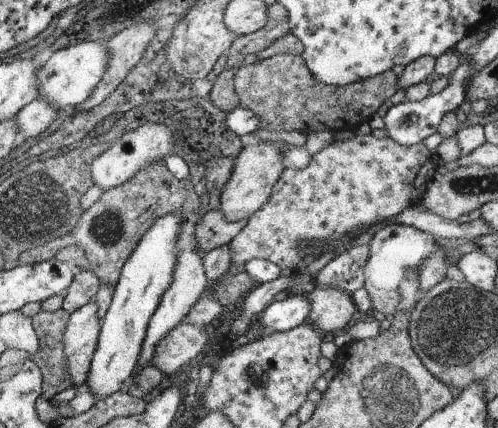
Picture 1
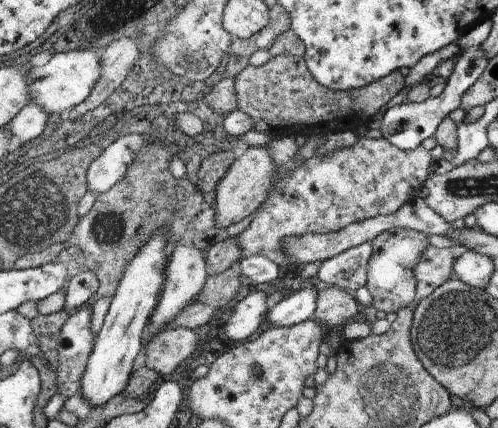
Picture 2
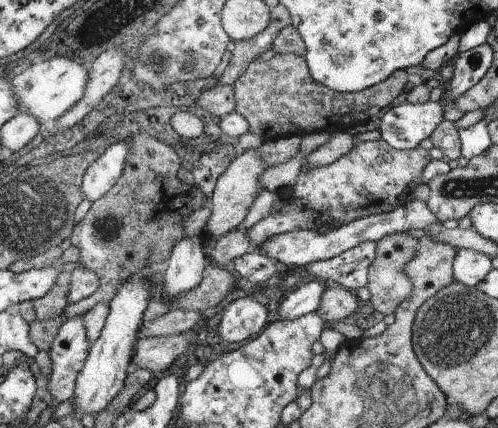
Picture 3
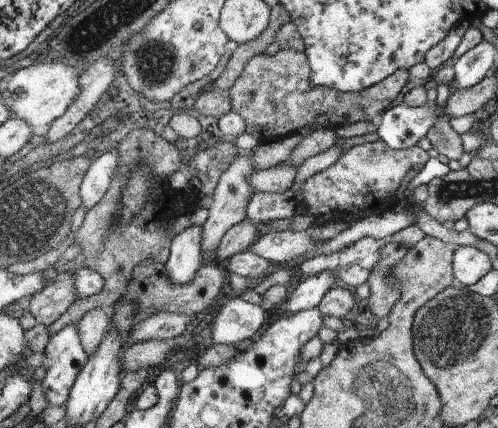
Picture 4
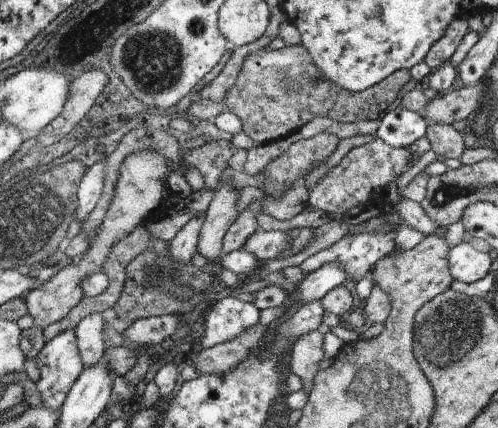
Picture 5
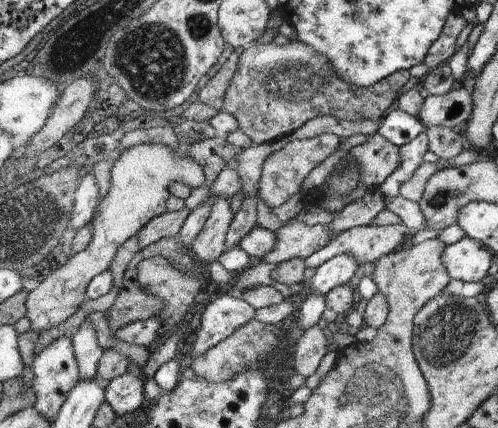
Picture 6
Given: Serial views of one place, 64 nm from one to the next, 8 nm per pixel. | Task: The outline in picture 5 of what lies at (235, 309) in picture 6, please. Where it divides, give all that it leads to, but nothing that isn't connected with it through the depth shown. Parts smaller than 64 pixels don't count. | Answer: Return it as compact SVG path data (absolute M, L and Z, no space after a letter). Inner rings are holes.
M231 296L217 300L205 316L203 338L197 340L201 344L201 350L229 342L249 326L259 324L259 312L261 310L253 304L241 302Z

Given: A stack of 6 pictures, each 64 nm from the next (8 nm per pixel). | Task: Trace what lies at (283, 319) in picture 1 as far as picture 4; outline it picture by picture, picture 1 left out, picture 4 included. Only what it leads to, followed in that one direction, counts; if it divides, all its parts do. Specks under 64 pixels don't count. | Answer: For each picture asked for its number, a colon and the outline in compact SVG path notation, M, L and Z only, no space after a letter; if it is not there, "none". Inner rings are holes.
2: M307 282L297 292L289 292L279 304L269 310L267 320L271 322L271 328L289 328L311 318L317 308L317 290L319 286L315 282Z
3: M307 278L301 284L295 284L295 288L289 288L289 292L283 296L283 302L279 302L275 308L283 320L295 320L299 316L311 314L319 308L321 294L325 292L327 284L315 278Z
4: M319 272L317 276L309 276L301 284L291 288L285 302L281 304L281 310L291 310L297 314L303 310L317 308L321 298L325 296L325 292L329 292L337 284L339 282L333 272Z

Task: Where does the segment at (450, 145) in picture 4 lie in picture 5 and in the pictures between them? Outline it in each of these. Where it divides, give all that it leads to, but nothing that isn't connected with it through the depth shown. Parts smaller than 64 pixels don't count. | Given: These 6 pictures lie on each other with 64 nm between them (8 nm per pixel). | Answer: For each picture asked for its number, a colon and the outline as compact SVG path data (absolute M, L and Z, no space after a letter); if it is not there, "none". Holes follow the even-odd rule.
5: M429 124L425 138L431 144L431 150L437 154L439 160L445 158L461 158L461 152L471 144L467 140L467 134L461 134L445 124Z

